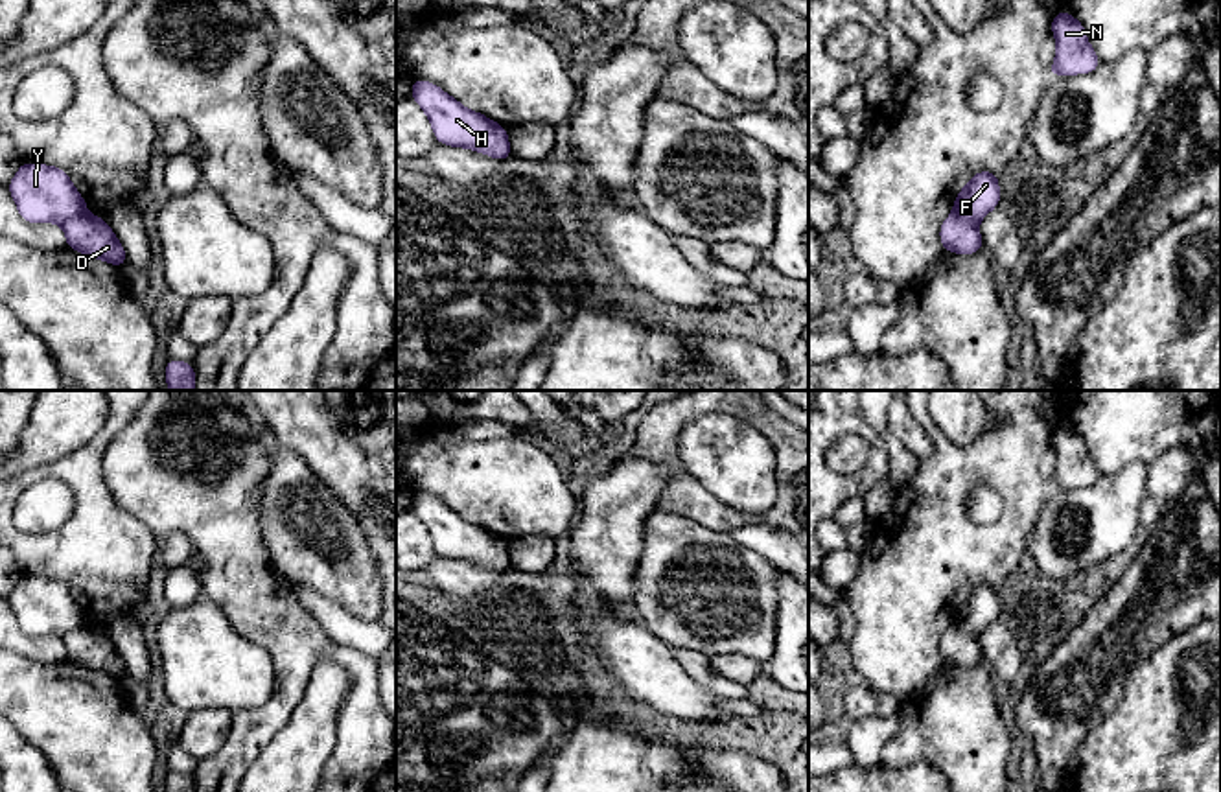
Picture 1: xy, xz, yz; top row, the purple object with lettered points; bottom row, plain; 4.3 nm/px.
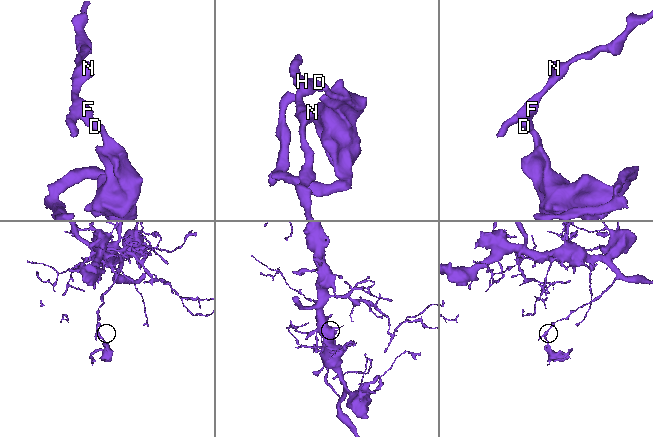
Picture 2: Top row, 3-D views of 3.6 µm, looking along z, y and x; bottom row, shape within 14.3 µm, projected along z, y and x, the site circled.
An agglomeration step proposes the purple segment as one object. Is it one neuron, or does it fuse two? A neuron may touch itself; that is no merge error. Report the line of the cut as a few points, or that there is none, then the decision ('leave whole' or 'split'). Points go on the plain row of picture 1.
xy (87, 625), (74, 627), (61, 638) | split

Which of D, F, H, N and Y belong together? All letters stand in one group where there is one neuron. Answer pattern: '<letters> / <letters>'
D / F H N Y

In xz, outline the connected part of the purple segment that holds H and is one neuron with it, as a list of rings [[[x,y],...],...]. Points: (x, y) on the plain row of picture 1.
[[[413,492],[411,510],[429,530],[435,551],[440,556],[473,562],[495,573],[505,573],[512,567],[505,540],[494,538],[477,523],[468,523],[440,499]]]

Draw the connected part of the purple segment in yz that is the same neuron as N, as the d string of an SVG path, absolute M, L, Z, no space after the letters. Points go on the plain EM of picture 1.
M1066 422L1052 431L1052 446L1057 453L1057 464L1050 488L1090 486L1101 477L1088 457L1083 437Z

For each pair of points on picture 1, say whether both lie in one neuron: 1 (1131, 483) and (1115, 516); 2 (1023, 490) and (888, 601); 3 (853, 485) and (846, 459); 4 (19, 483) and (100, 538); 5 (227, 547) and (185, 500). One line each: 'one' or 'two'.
1: one
2: one
3: two
4: one
5: one

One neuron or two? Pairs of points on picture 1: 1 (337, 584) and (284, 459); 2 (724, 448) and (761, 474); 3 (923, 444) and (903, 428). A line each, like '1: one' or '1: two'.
1: one
2: one
3: one

